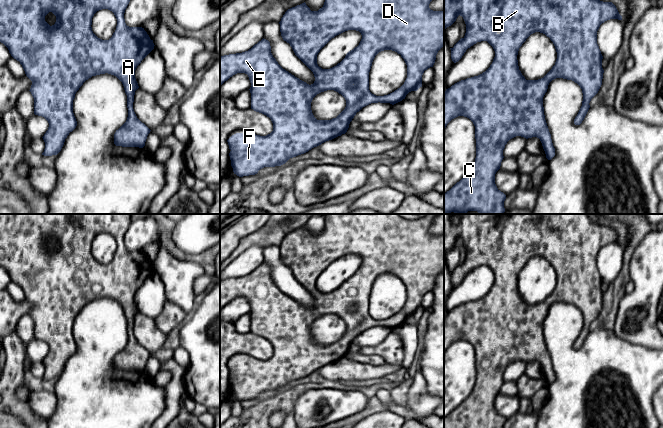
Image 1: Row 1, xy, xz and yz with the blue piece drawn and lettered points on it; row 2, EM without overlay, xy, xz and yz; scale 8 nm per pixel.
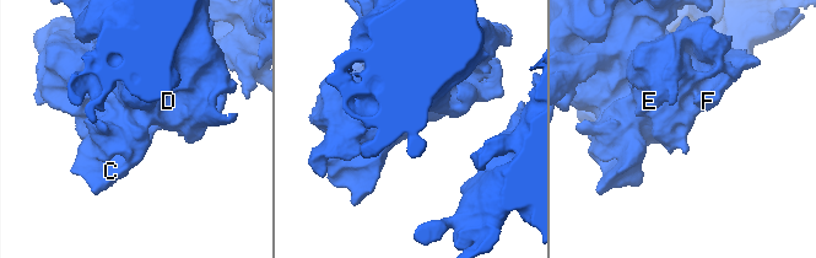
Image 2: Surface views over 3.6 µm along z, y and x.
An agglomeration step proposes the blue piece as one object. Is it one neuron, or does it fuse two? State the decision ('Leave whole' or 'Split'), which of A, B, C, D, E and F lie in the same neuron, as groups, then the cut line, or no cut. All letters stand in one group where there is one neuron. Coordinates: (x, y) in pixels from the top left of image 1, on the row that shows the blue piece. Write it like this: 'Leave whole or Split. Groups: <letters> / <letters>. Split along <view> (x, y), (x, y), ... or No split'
Leave whole. Groups: A B C D E F. No split

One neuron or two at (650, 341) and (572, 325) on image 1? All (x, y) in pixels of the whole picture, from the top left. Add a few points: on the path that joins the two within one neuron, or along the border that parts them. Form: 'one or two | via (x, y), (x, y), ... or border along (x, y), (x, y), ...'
two | border along (612, 330), (617, 336), (636, 345)

